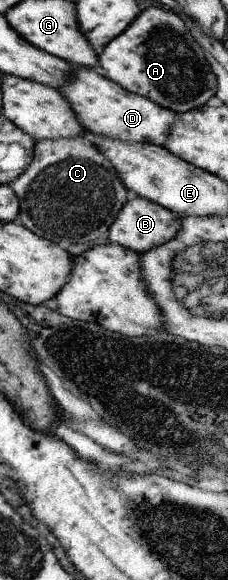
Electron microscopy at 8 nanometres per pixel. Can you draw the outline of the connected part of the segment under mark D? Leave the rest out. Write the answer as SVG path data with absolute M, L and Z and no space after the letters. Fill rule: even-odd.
M75 66L71 78L59 89L64 99L76 113L76 119L85 131L98 137L120 139L134 143L151 143L164 148L176 113L157 105L144 96L125 90L110 81L102 71L84 66Z

